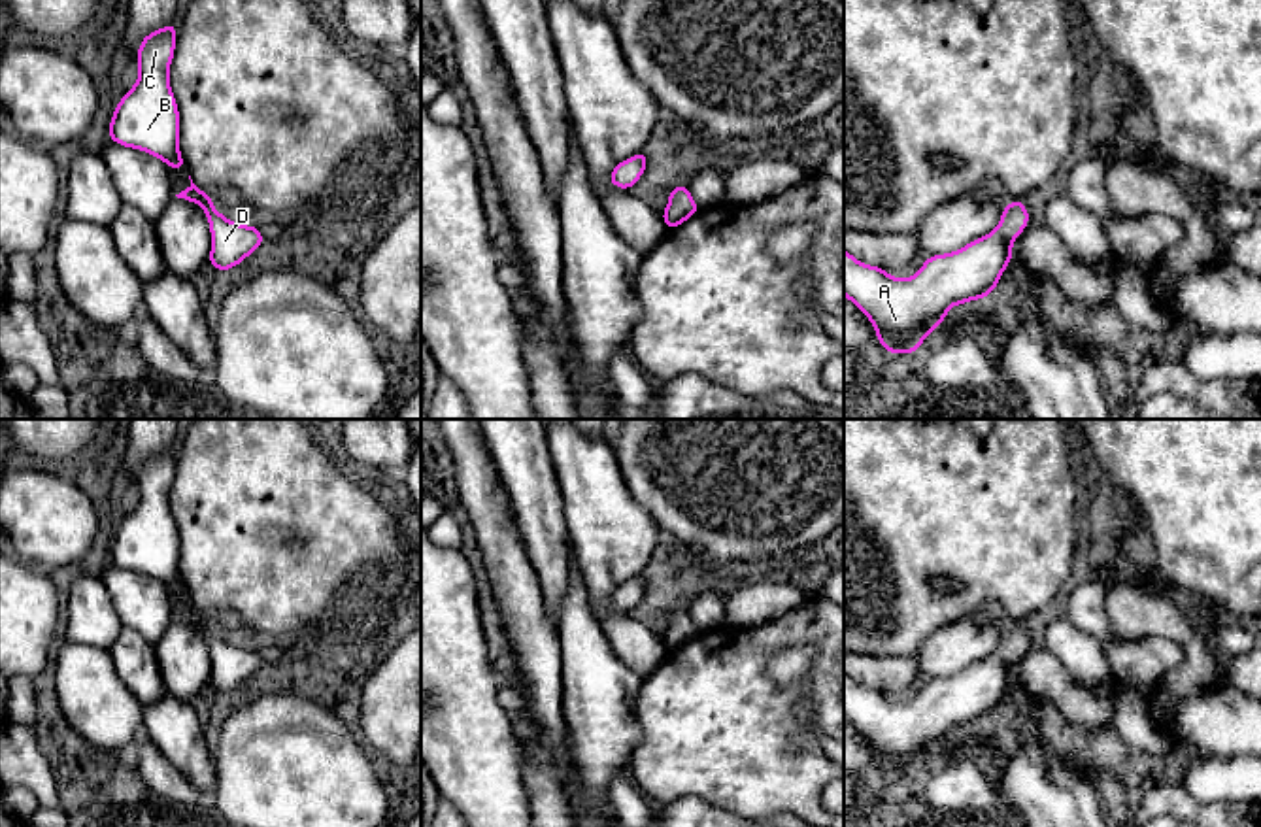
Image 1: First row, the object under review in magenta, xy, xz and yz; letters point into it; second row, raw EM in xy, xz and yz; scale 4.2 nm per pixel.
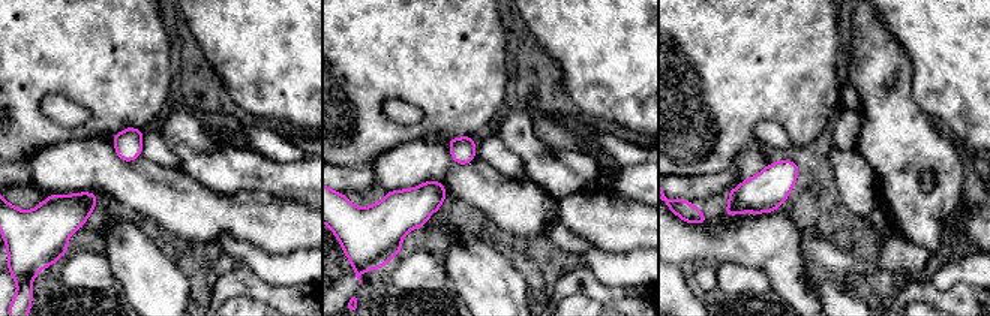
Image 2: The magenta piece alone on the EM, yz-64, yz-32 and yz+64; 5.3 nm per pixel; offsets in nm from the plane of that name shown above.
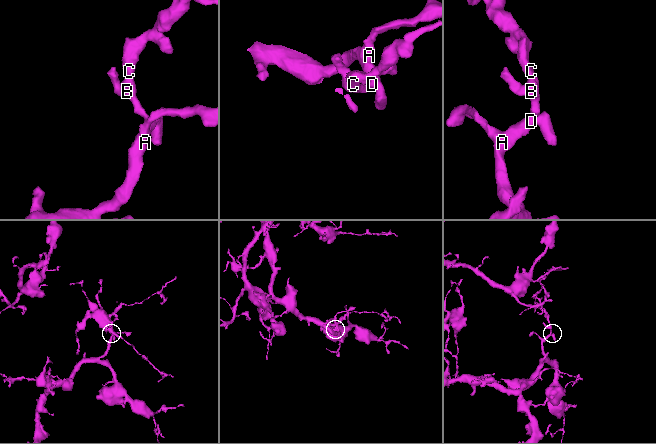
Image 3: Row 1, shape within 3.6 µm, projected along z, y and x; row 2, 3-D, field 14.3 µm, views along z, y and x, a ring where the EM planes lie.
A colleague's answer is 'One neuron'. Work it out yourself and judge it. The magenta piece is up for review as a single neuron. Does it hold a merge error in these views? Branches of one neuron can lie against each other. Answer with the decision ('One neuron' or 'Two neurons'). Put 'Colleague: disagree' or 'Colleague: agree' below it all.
One neuron
Colleague: agree

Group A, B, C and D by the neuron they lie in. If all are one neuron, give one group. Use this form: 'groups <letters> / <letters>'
groups A B C D

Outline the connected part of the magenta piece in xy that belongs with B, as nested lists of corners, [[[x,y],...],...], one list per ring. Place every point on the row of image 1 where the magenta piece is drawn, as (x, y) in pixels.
[[[176,23],[151,32],[138,49],[140,77],[115,106],[109,140],[147,151],[168,168],[187,168],[179,155],[179,113],[168,70],[176,47]]]

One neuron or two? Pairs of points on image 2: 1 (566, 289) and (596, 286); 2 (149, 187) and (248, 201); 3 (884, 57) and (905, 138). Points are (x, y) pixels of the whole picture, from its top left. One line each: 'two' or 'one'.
1: one
2: one
3: one

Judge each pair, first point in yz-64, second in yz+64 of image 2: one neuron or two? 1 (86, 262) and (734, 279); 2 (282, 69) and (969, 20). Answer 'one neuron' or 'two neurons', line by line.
1: one neuron
2: one neuron

